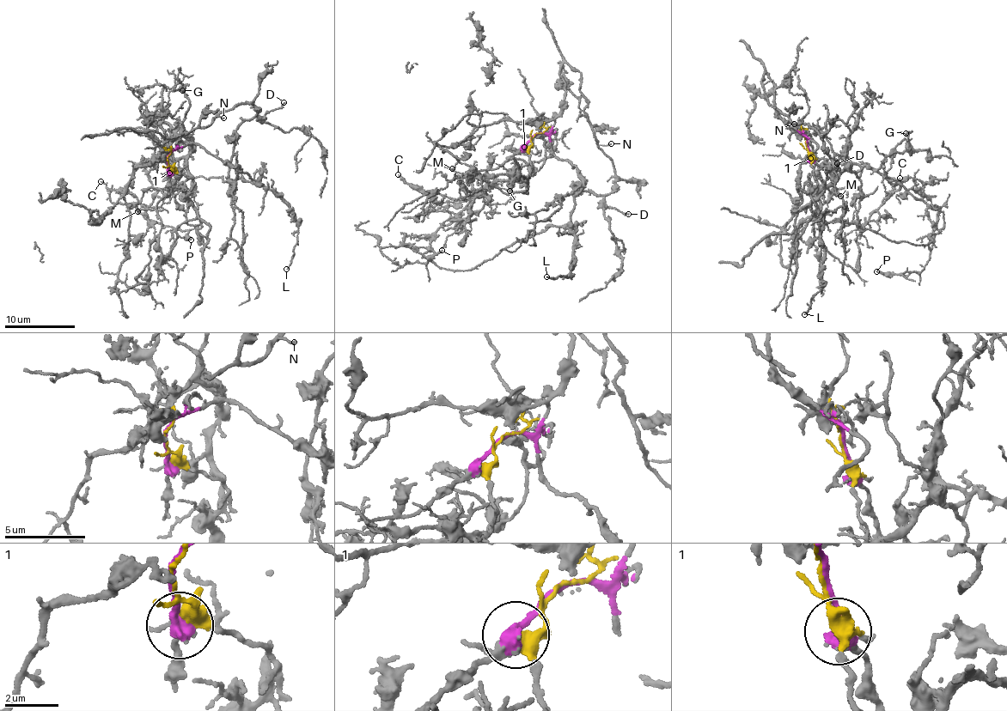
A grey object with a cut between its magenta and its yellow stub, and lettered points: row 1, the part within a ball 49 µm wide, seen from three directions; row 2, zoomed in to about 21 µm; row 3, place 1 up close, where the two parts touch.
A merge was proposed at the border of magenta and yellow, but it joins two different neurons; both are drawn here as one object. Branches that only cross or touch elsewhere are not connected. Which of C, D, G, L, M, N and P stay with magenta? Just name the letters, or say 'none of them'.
D, L, M, N, P

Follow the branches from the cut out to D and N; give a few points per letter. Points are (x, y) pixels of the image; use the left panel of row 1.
D: (167, 160), (173, 150), (135, 129), (167, 137), (206, 125), (243, 102), (257, 116), (284, 101)
N: (167, 160), (173, 150), (135, 129), (151, 130), (167, 137), (212, 122), (216, 116), (223, 118)

